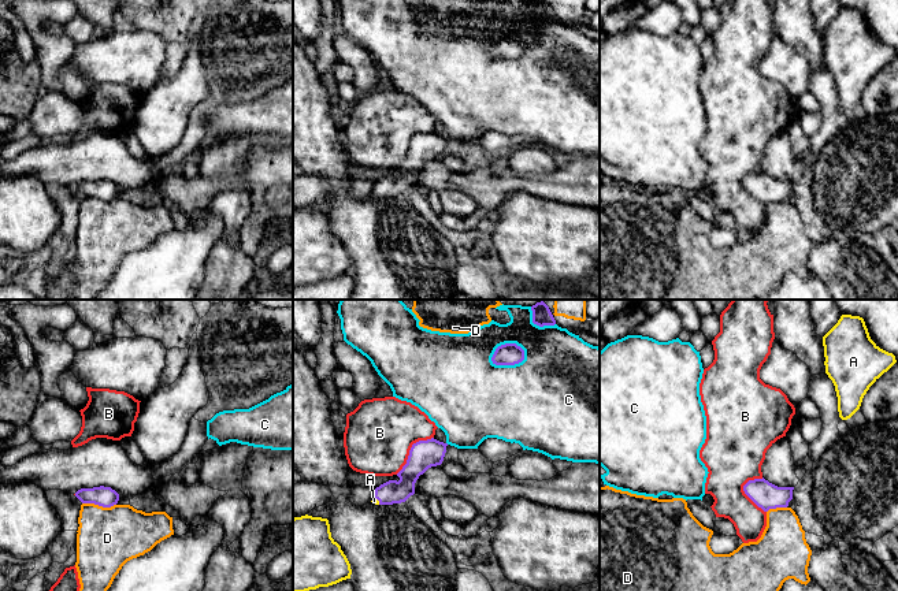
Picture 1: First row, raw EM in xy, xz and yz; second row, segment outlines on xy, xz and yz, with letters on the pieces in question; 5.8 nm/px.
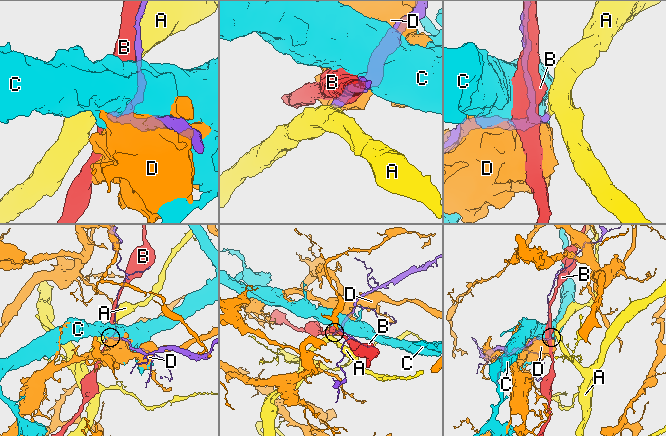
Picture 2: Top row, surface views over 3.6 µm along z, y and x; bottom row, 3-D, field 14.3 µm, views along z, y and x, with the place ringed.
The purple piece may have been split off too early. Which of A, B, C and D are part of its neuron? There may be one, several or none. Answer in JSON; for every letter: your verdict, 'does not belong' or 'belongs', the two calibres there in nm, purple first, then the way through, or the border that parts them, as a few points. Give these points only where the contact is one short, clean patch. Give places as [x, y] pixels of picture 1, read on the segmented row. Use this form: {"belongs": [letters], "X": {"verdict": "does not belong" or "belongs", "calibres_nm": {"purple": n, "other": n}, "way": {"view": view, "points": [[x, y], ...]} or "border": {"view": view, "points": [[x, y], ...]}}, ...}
{"belongs": ["A"], "A": {"verdict": "belongs", "calibres_nm": {"purple": 140, "other": 30}, "way": {"view": "xz", "points": [[392, 491], [377, 498], [374, 501]]}}, "B": {"verdict": "does not belong", "calibres_nm": {"purple": 170, "other": 400}}, "C": {"verdict": "does not belong", "calibres_nm": {"purple": 130, "other": 480}}, "D": {"verdict": "does not belong", "calibres_nm": {"purple": 120, "other": 360}}}

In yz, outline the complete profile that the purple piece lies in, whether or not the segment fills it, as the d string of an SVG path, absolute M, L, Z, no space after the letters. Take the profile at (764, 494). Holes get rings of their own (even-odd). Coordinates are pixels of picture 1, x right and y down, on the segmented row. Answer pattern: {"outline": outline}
{"outline": "M754 479L743 486L745 494L764 512L787 508L793 499L794 487L778 487L768 480Z"}

